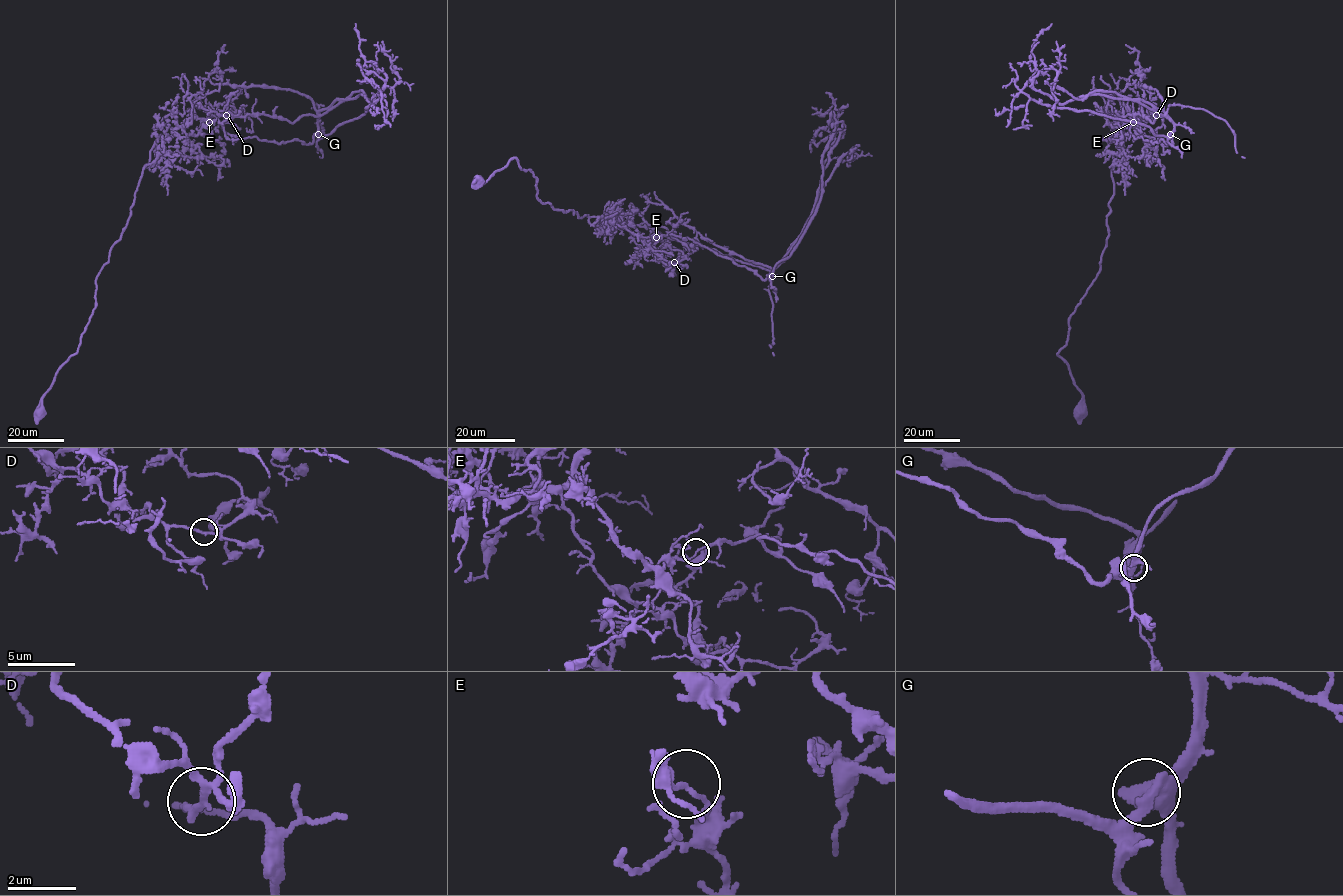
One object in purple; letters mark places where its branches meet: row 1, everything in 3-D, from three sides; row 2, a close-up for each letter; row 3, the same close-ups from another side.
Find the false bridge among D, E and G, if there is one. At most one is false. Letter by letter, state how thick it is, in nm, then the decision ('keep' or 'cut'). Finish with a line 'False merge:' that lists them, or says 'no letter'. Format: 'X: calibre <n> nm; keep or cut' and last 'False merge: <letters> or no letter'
D: calibre 180 nm; keep
E: calibre 100 nm; cut
G: calibre 320 nm; keep
False merge: E

